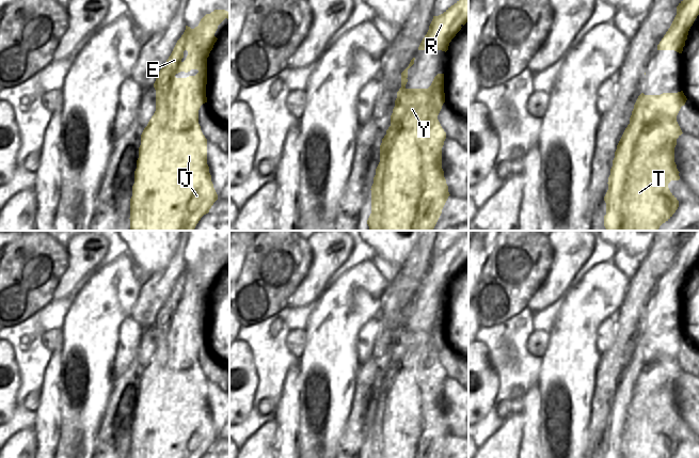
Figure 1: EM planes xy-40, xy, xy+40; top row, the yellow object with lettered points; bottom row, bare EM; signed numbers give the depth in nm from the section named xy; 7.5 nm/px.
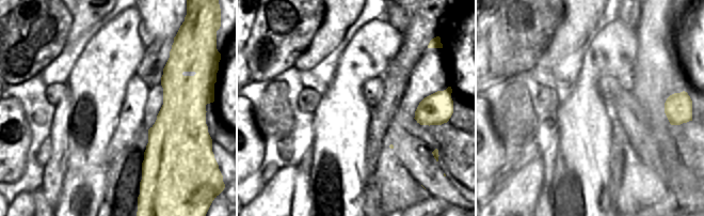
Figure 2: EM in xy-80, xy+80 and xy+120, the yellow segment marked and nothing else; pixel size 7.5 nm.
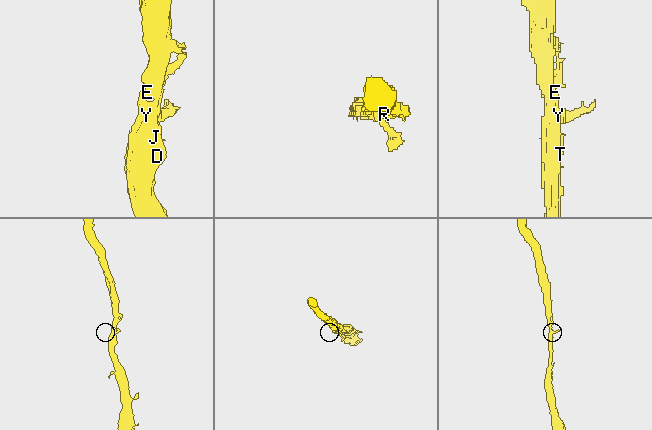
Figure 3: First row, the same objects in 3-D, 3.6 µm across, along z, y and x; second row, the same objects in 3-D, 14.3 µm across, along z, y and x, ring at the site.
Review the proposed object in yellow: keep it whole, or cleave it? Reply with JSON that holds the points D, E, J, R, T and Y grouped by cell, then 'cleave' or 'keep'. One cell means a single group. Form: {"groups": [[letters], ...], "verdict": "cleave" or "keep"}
{"groups": [["D", "E", "J", "R", "T", "Y"]], "verdict": "keep"}

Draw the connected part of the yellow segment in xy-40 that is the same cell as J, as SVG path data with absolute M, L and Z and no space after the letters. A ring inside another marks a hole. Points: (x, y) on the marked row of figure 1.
M215 10L206 14L194 29L186 26L184 34L156 77L156 111L141 135L130 199L130 231L194 231L201 218L209 212L218 200L207 164L207 139L198 124L198 110L207 102L207 58L218 40L215 36L218 26L225 18L229 19L229 12ZM191 69L197 69L198 73L187 78L175 77L180 72L188 73Z

